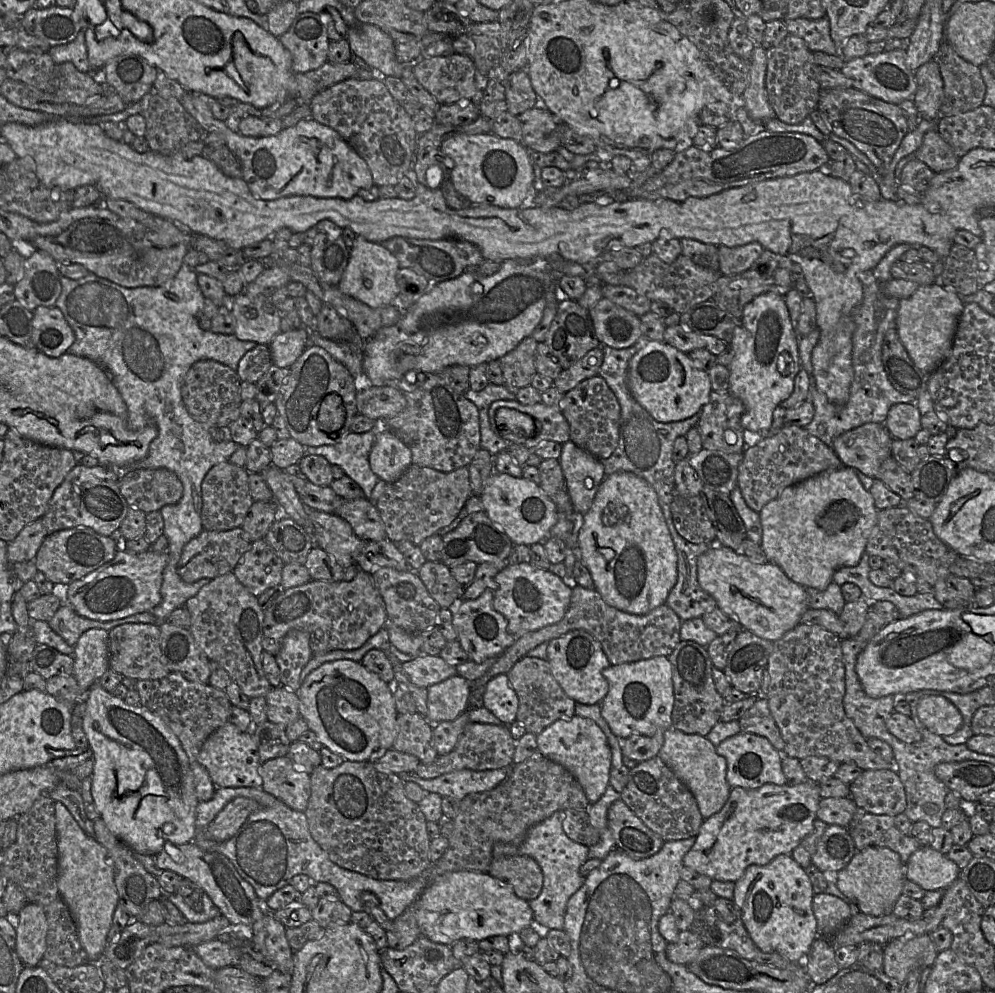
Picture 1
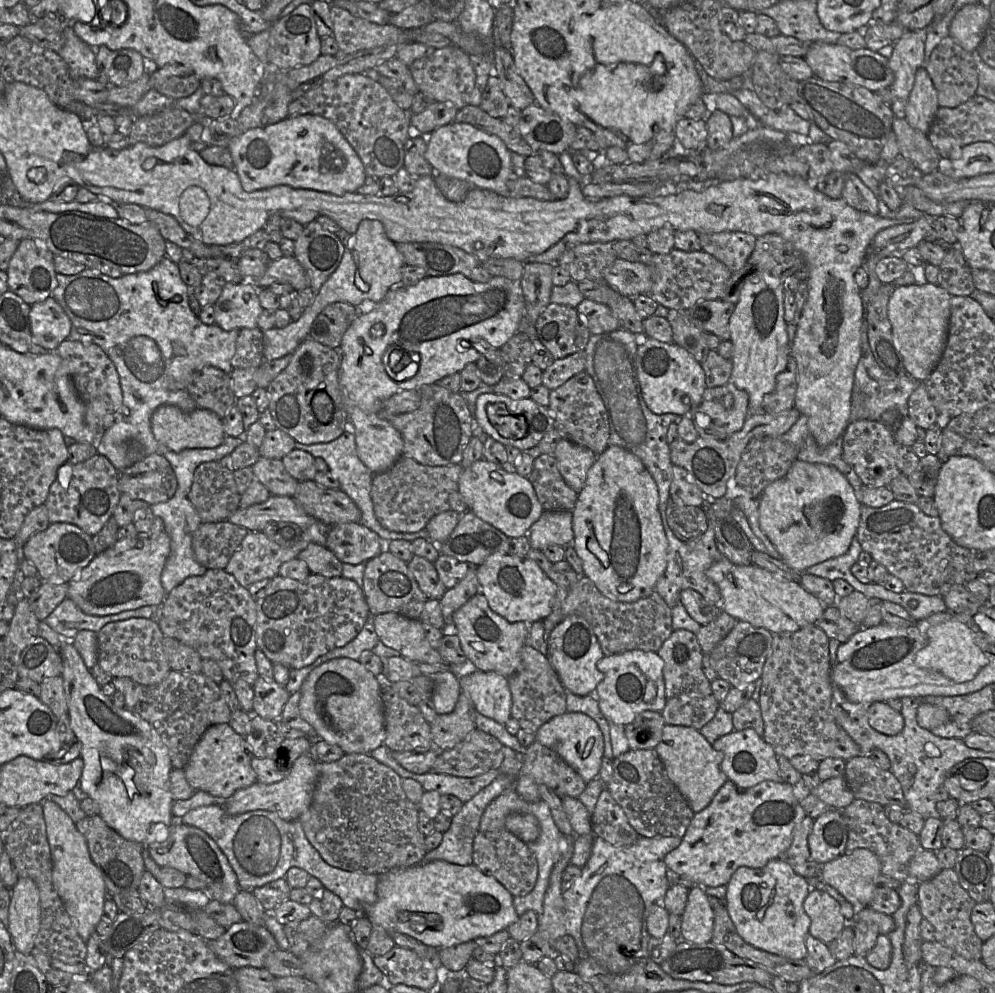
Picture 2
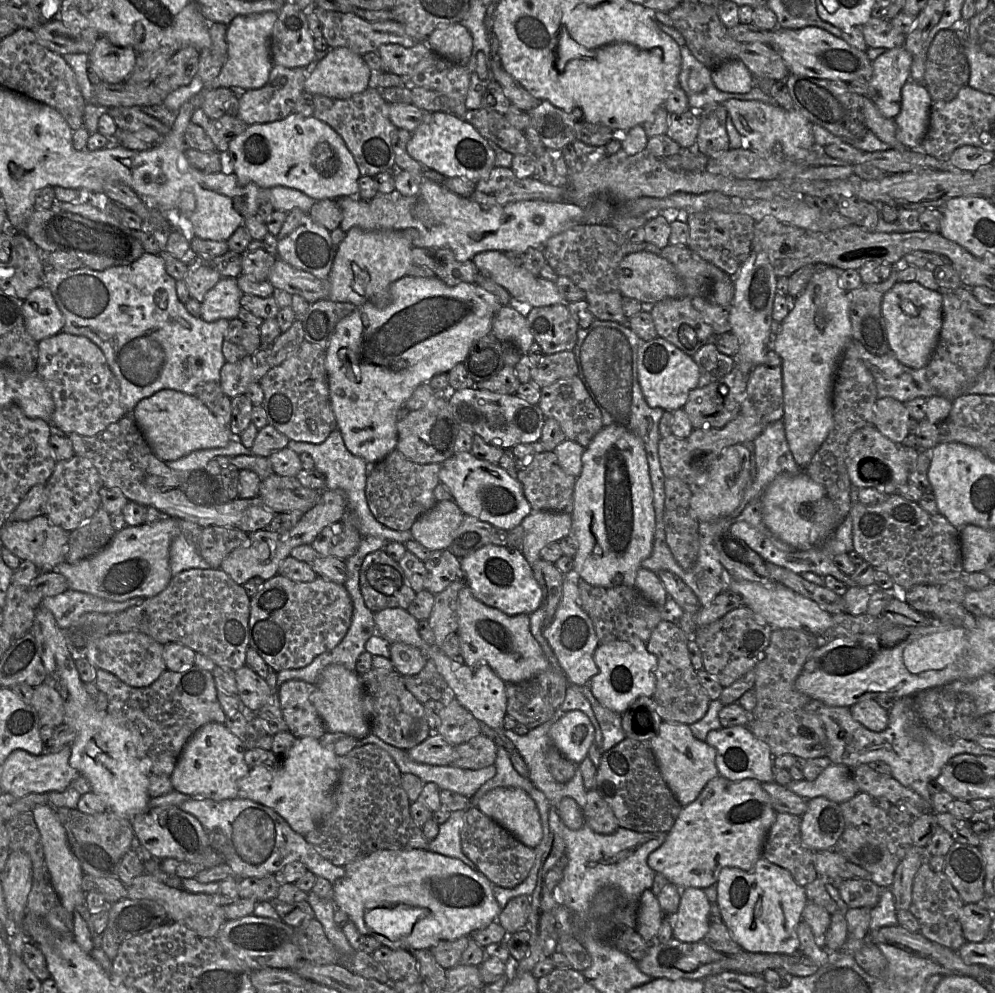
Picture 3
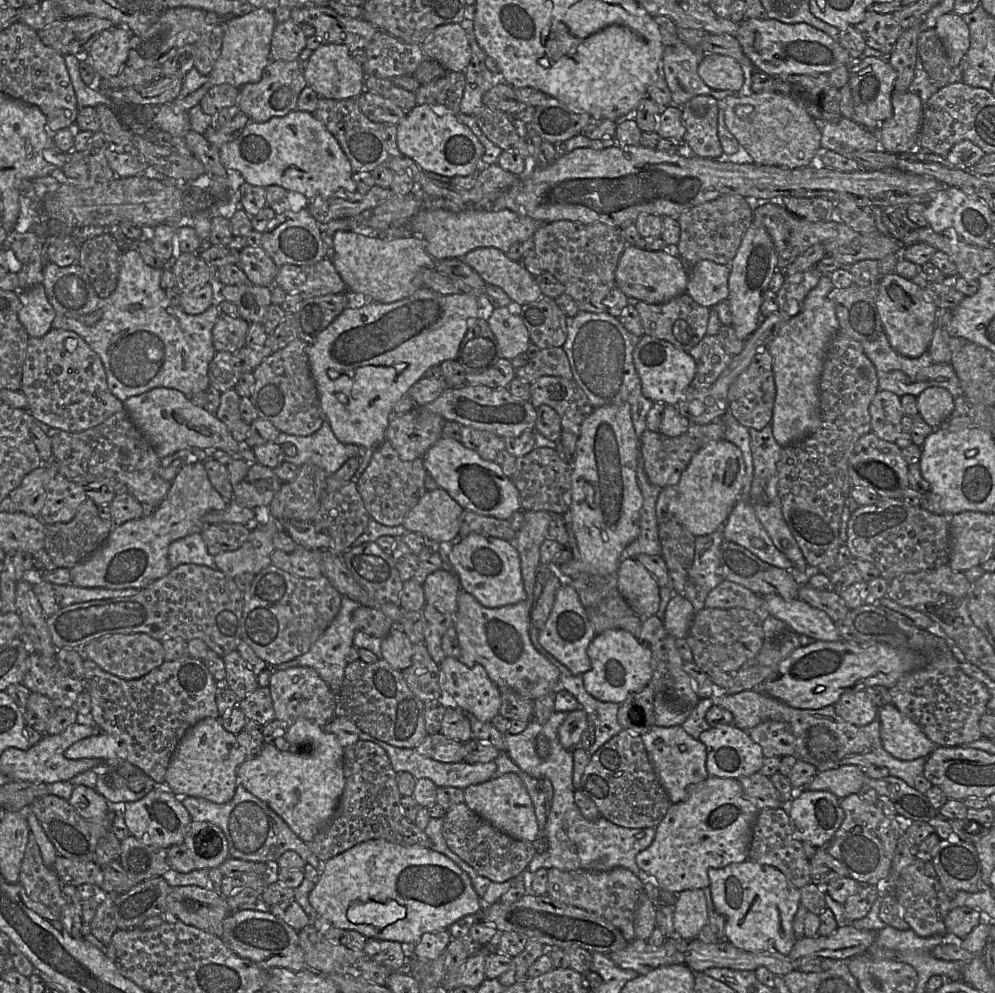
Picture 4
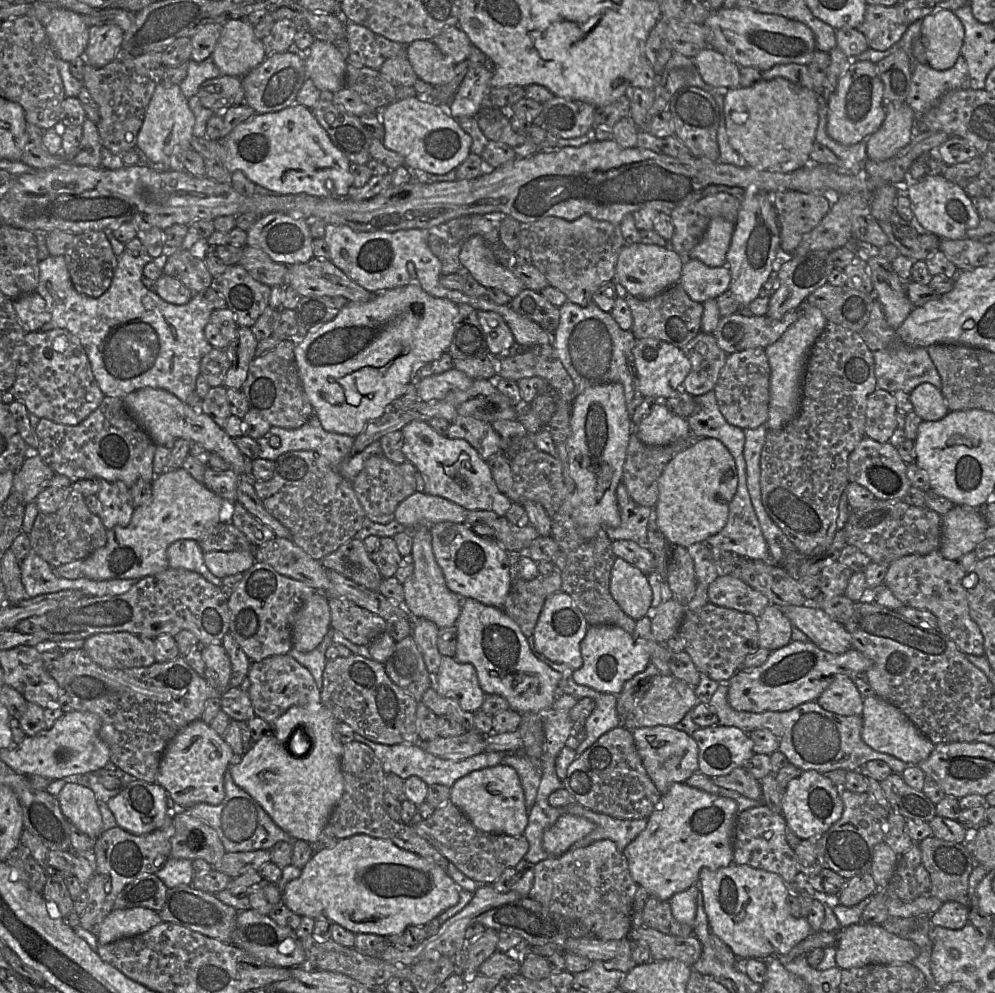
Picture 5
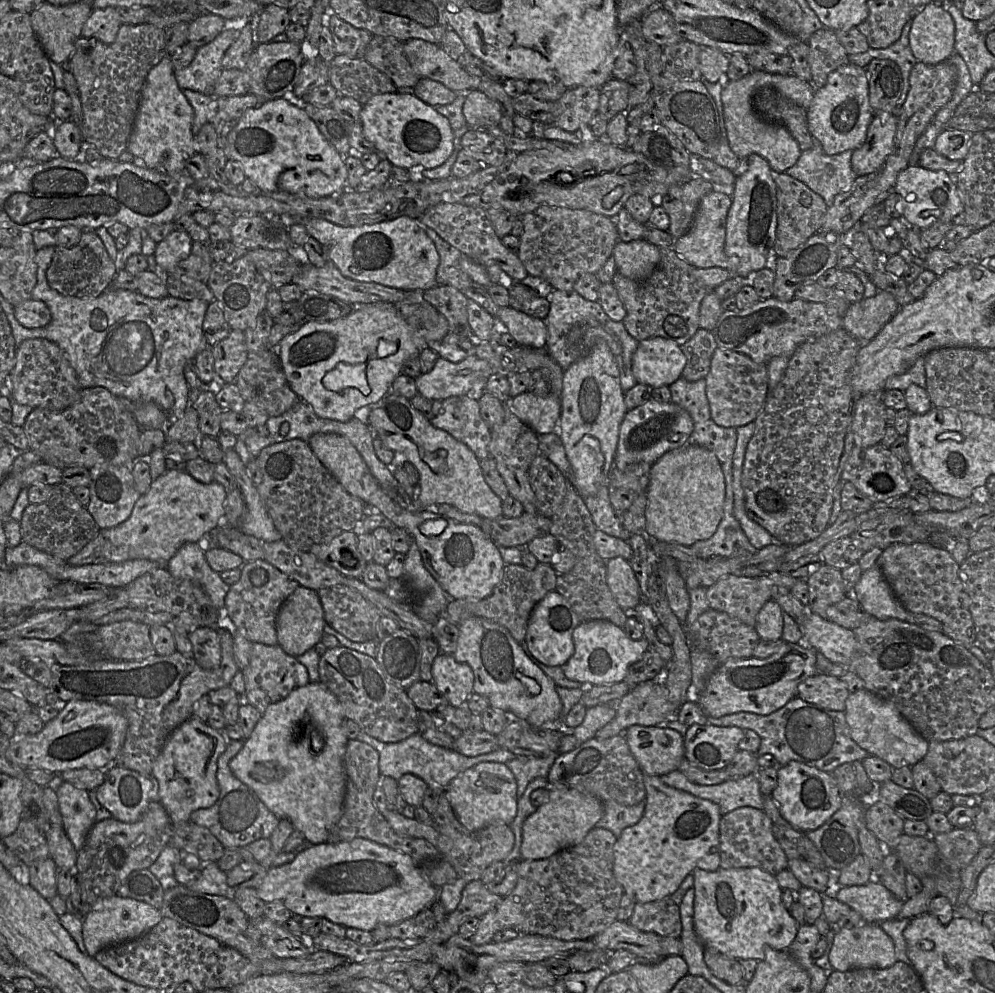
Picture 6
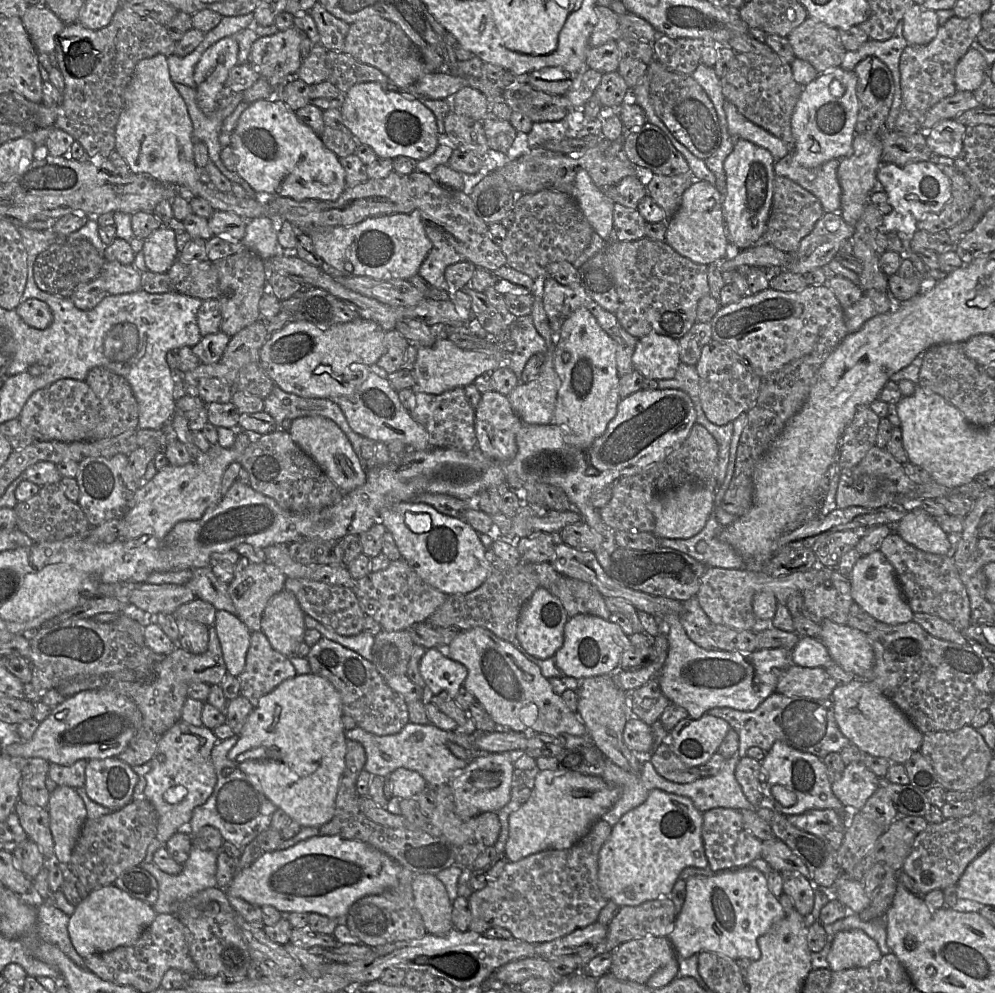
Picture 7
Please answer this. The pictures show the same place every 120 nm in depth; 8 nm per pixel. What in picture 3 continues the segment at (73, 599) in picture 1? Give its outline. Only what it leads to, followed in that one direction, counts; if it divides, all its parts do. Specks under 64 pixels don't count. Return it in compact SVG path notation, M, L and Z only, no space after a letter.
M163 517L152 524L126 526L116 532L111 542L96 555L75 564L60 563L54 571L66 577L69 589L104 600L148 599L161 593L172 578L170 545L179 533L179 520L171 517Z

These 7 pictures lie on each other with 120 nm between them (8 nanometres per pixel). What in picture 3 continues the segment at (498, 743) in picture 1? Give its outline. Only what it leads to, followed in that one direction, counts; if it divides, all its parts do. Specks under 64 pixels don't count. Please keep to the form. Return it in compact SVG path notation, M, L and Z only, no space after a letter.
M479 734L455 747L451 765L467 770L486 768L495 763L496 751L496 744L488 737Z

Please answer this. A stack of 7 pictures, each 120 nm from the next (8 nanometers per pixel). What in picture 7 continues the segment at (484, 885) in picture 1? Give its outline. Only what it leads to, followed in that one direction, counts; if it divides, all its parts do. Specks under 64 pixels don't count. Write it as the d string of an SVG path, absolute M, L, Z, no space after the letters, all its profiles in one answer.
M317 835L284 850L264 852L249 867L234 875L226 888L226 893L259 907L273 906L281 913L317 913L342 920L350 907L360 898L381 894L395 886L400 867L386 853L368 843L338 835Z

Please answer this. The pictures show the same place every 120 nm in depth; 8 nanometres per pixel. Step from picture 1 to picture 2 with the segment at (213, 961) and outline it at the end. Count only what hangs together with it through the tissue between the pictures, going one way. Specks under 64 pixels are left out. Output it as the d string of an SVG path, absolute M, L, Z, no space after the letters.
M244 920L226 928L216 940L205 942L218 958L233 969L247 966L264 968L266 957L279 949L266 927Z

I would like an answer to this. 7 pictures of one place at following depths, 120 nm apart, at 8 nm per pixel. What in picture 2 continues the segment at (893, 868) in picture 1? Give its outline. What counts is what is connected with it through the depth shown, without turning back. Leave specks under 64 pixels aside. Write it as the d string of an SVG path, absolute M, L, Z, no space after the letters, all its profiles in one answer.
M865 848L844 853L821 865L821 873L825 883L858 907L870 906L882 875L879 858Z

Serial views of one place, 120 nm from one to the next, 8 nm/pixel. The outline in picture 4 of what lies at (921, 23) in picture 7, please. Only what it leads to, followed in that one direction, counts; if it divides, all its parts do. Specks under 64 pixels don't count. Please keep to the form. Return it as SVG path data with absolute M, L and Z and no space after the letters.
M949 12L937 19L934 29L945 48L948 64L957 67L970 45L968 25L962 16Z

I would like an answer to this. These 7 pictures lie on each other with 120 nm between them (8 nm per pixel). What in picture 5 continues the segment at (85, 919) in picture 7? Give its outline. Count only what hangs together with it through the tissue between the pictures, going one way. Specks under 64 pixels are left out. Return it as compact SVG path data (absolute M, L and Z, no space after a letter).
M147 908L113 909L96 935L100 945L147 932L162 920L156 911Z

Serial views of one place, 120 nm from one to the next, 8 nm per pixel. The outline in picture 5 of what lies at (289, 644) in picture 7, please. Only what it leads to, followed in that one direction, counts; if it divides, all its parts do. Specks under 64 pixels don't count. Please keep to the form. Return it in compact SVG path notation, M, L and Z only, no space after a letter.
M313 592L295 613L292 621L293 649L307 653L318 647L331 629L331 613L328 598L323 592Z

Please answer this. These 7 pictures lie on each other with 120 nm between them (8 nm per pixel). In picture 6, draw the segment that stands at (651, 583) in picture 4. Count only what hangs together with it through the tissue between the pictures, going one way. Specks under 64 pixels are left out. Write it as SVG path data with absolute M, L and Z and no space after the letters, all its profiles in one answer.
M614 557L606 561L606 582L616 603L625 613L641 603L638 579L626 559Z

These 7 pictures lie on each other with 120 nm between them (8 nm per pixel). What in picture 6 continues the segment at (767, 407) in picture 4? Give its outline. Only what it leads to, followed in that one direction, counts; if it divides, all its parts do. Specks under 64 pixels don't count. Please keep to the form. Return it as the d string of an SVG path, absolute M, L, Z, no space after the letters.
M721 347L713 354L705 380L711 418L721 427L737 428L754 422L769 392L767 364L756 363L743 353Z

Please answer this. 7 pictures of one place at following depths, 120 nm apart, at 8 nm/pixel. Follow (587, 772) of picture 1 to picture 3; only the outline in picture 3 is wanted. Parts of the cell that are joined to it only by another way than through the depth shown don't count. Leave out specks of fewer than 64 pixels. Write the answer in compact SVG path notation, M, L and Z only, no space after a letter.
M581 711L565 712L549 729L549 739L569 761L578 765L594 743L595 731L589 718Z

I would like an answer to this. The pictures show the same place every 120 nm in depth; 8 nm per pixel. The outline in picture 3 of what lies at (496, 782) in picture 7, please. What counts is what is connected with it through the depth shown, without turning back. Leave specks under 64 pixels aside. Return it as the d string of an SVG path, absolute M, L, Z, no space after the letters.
M492 789L478 800L476 807L524 845L534 850L540 843L540 816L534 801L522 789Z

